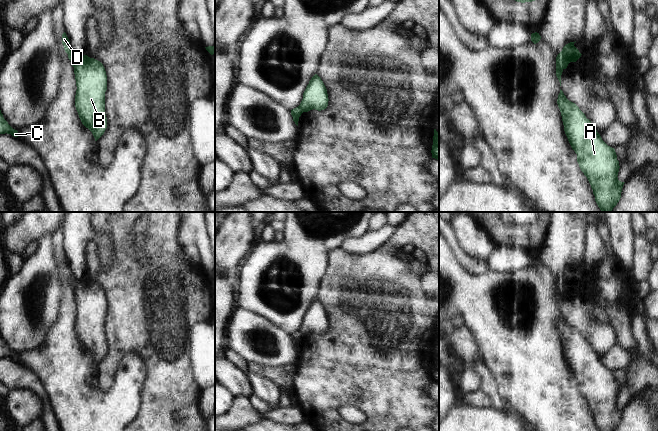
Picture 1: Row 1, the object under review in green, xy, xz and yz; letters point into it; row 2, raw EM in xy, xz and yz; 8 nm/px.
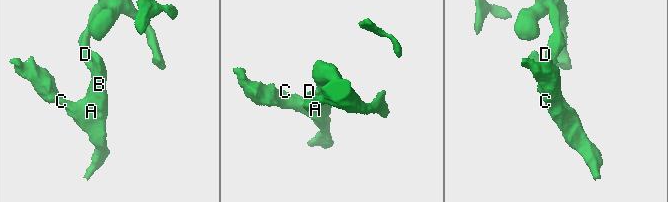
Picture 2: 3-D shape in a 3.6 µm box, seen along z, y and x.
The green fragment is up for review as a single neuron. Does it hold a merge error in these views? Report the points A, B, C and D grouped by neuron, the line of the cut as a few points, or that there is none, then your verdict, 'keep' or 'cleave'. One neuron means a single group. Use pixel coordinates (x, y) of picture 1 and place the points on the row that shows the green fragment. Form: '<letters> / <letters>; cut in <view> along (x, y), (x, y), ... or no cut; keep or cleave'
A B C / D; cut in yz along (556, 57), (556, 62), (562, 69); cleave

